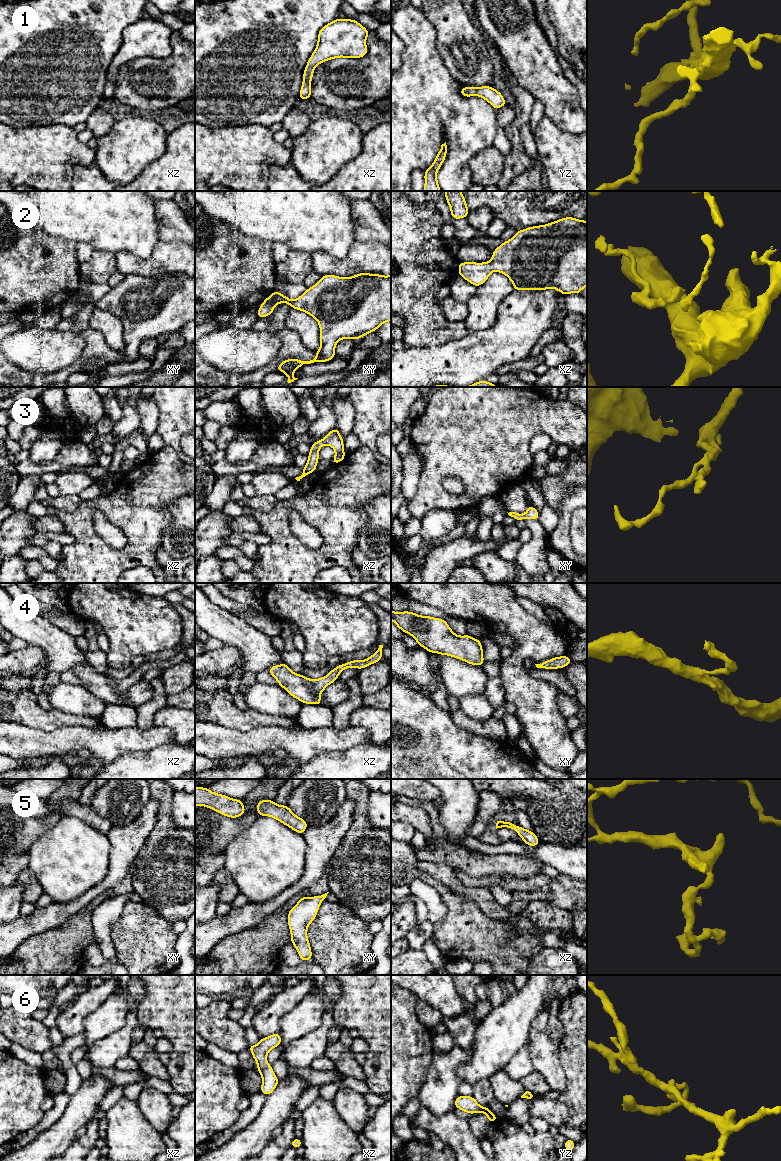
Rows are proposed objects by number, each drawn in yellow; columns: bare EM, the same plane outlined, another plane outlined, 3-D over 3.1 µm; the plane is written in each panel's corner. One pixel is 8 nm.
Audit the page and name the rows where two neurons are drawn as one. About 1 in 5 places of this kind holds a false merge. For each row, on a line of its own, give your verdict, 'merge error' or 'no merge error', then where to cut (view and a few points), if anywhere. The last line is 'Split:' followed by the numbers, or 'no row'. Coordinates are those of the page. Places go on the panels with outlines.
1: no merge error; no cut
2: no merge error; no cut
3: no merge error; no cut
4: no merge error; no cut
5: no merge error; no cut
6: no merge error; no cut
Split: no row

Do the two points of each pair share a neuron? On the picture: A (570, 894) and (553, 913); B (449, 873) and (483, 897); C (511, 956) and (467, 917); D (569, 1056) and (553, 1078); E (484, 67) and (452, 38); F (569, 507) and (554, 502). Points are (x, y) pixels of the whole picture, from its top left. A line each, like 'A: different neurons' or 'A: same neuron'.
A: different neurons
B: same neuron
C: same neuron
D: different neurons
E: same neuron
F: different neurons

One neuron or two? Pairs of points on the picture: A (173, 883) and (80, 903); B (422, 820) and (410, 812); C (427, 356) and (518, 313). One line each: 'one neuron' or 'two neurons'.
A: two neurons
B: one neuron
C: one neuron

